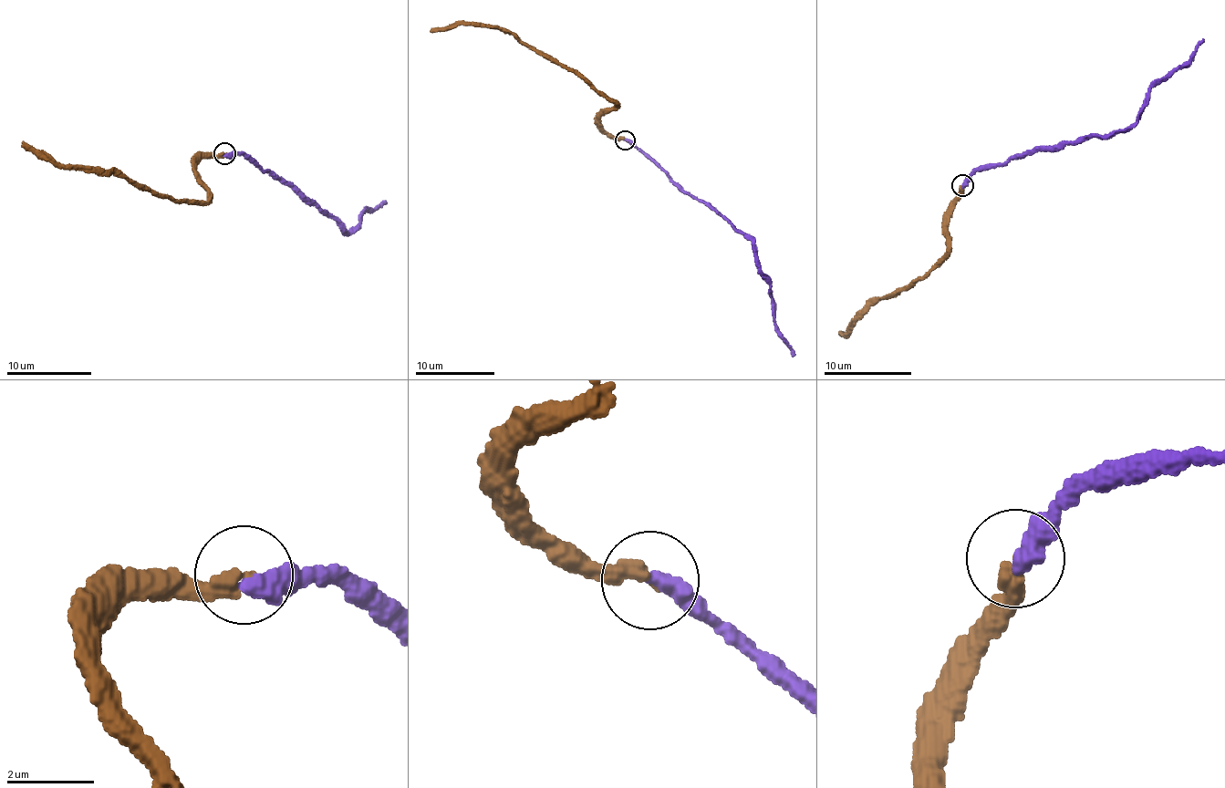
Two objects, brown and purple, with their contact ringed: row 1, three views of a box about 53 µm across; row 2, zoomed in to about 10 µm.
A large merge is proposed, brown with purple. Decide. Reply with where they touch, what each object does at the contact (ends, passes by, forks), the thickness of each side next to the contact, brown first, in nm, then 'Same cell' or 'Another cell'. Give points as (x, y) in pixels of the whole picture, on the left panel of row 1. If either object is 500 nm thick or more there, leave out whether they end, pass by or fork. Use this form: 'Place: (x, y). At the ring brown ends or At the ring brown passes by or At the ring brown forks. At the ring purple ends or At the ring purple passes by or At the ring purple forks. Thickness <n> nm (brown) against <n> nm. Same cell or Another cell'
Place: (224, 153). At the ring brown ends. At the ring purple ends. Thickness 360 nm (brown) against 420 nm. Same cell

